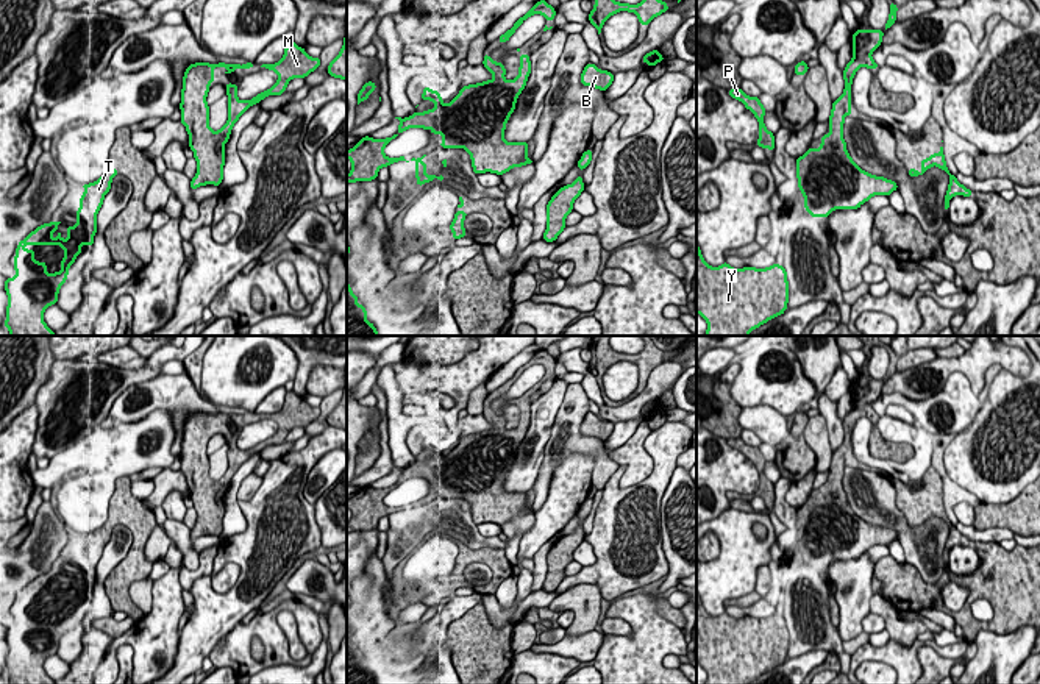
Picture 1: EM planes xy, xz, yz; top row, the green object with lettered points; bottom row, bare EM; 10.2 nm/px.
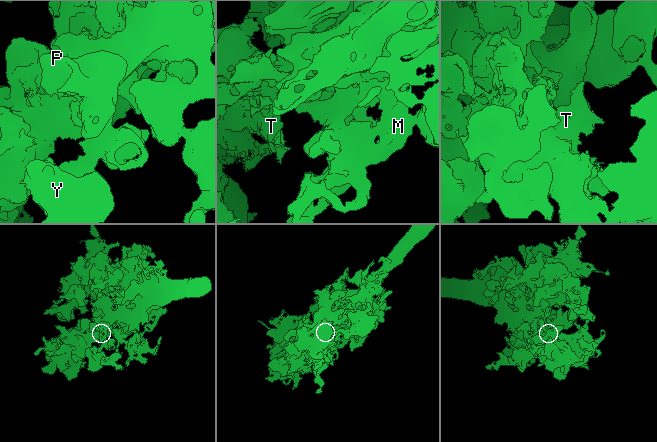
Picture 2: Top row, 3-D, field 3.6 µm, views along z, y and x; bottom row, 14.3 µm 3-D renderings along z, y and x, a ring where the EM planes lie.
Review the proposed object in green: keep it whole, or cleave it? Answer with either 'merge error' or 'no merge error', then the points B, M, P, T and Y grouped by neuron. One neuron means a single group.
no merge error | B M P T Y

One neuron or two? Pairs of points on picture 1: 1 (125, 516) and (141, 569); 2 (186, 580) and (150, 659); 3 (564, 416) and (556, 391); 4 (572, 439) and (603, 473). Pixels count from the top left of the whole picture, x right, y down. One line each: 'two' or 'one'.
1: one
2: two
3: two
4: one

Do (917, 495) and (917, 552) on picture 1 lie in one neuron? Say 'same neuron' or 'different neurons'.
different neurons

